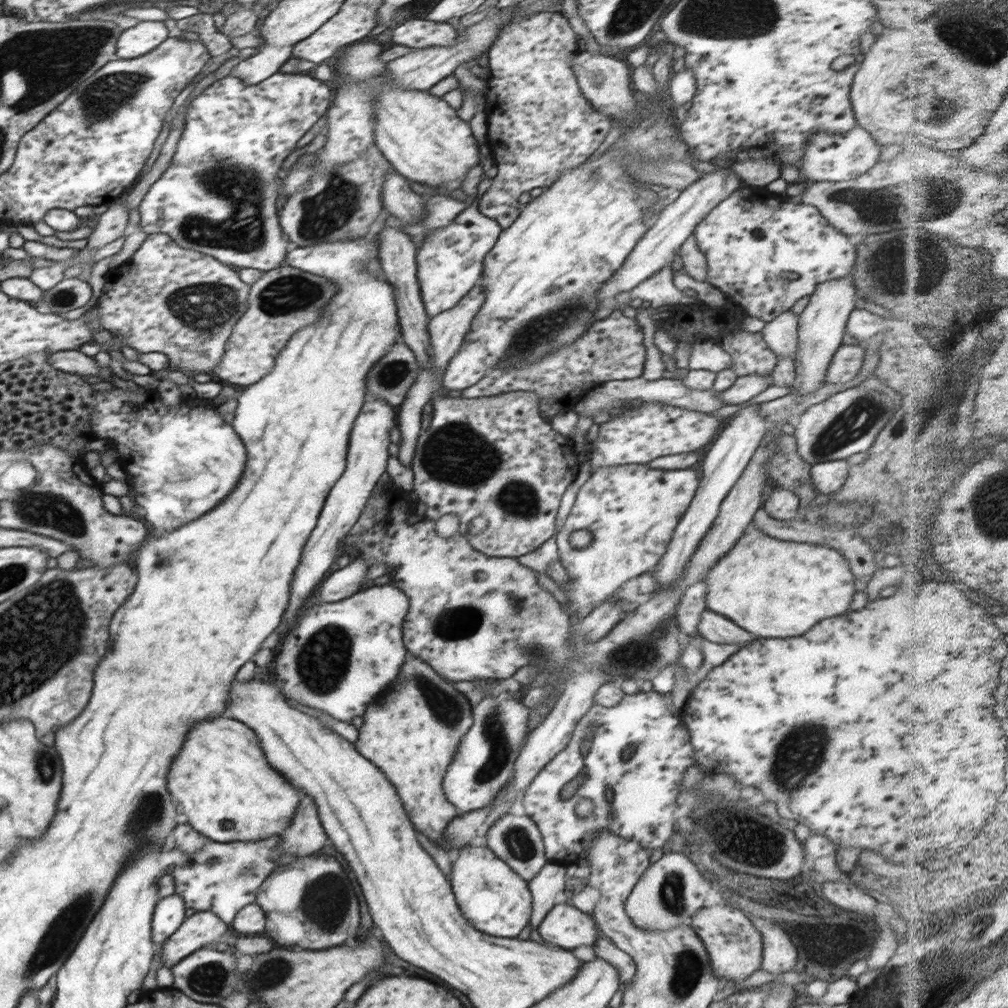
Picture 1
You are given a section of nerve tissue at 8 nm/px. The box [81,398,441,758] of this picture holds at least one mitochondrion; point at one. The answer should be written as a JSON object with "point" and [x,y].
{"point":[322,663]}

